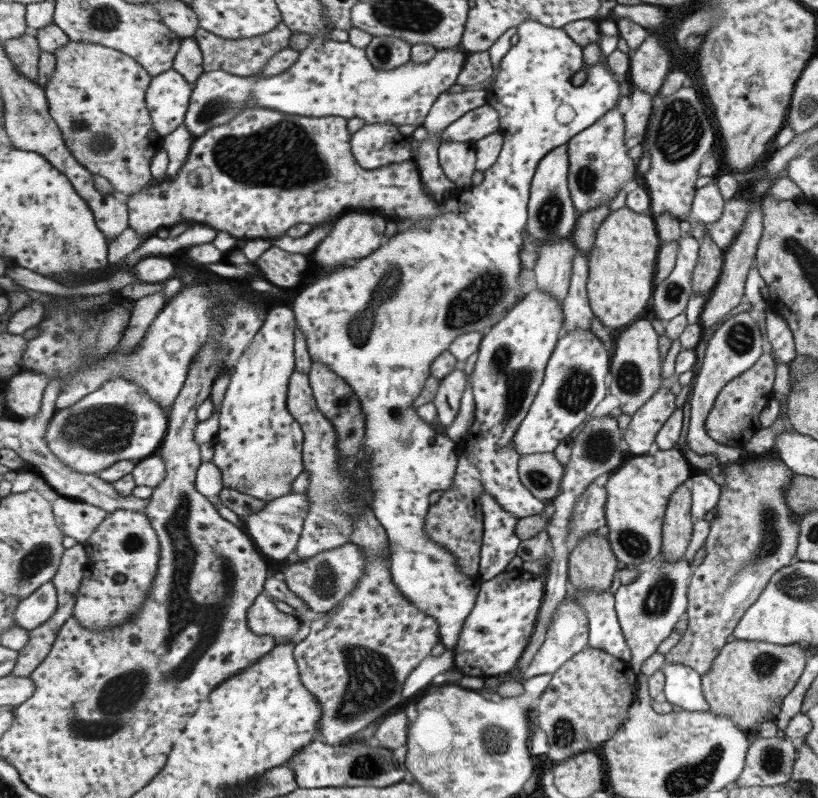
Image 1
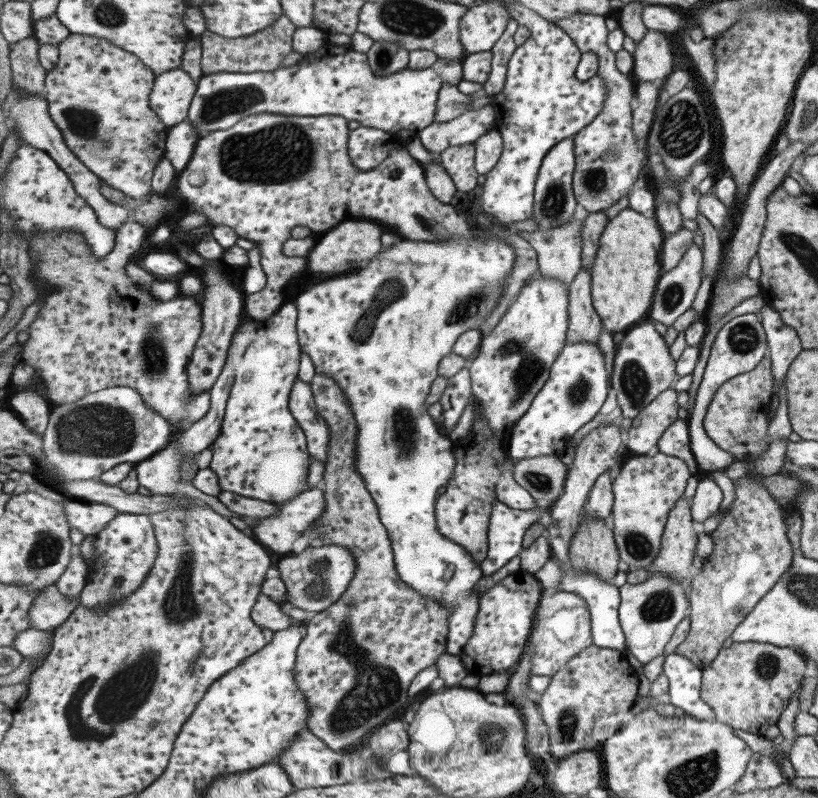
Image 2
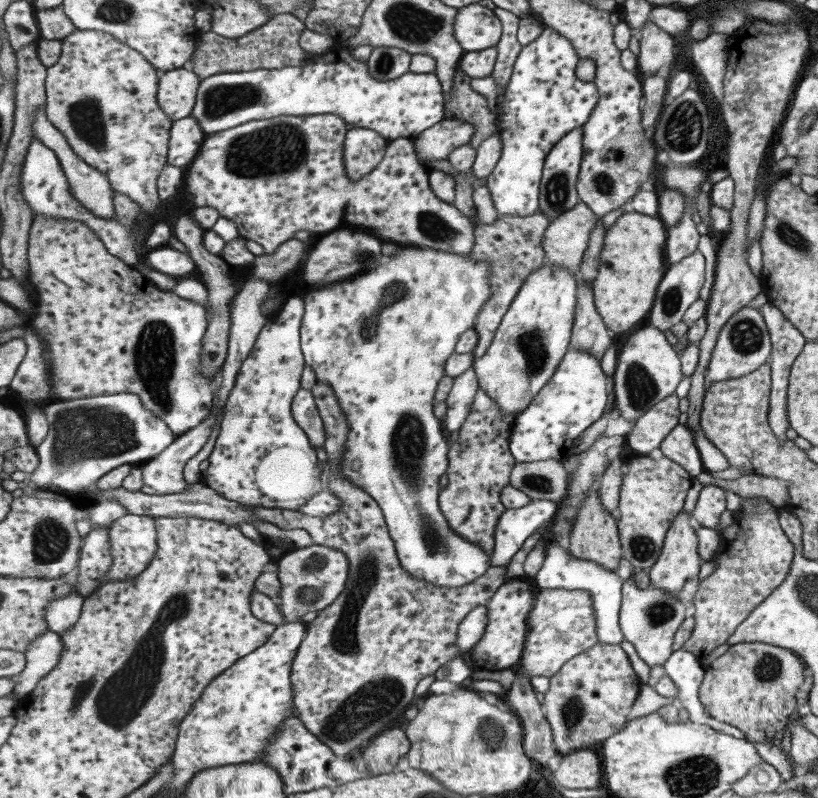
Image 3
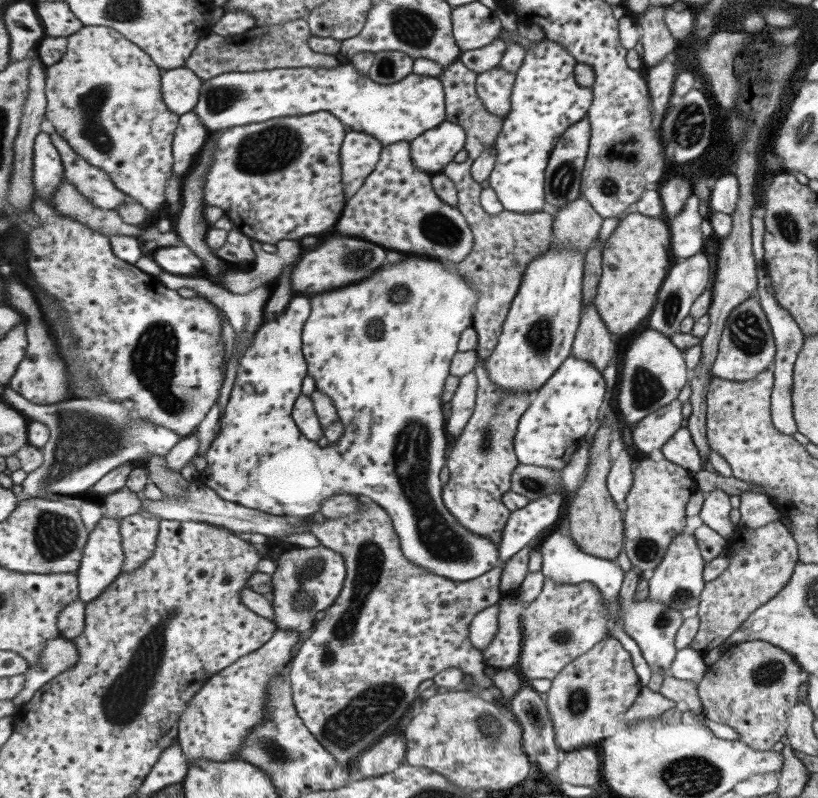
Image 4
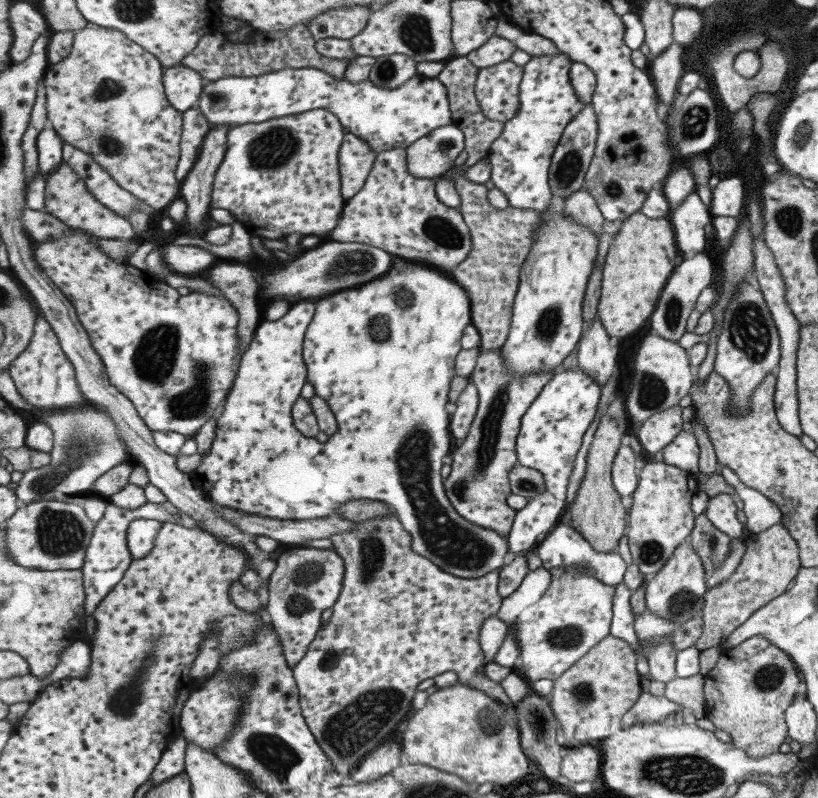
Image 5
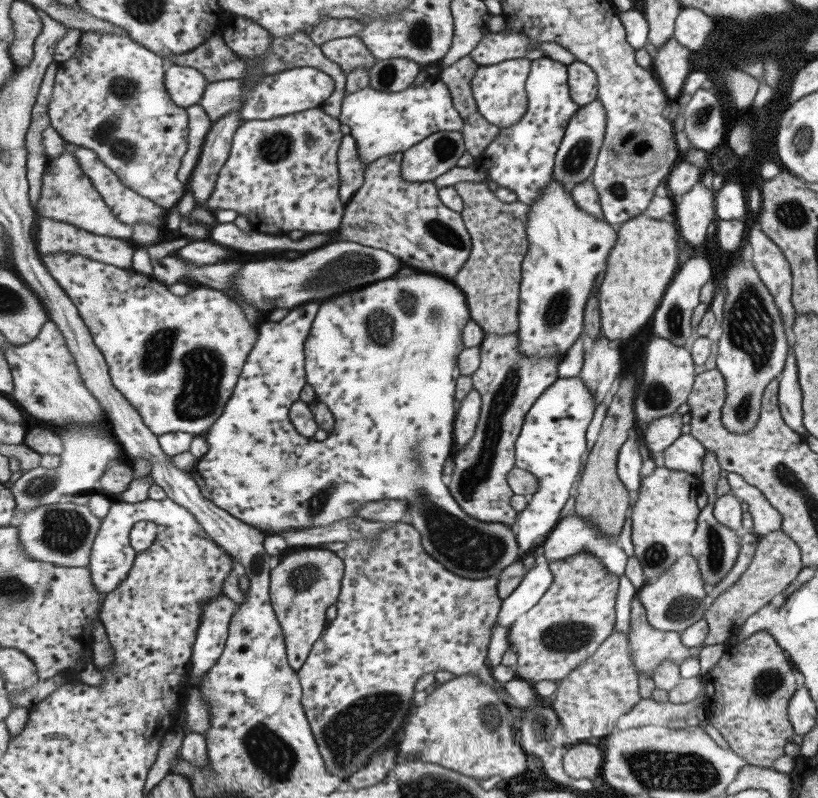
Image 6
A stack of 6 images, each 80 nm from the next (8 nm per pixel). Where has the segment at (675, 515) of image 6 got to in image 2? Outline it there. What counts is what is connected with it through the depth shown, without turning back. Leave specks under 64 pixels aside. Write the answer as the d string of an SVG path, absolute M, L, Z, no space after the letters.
M657 453L655 456L639 455L637 458L628 460L621 466L620 474L613 482L616 504L614 504L614 530L616 541L620 548L620 558L627 563L631 569L648 569L659 557L664 540L664 532L670 512L683 494L683 488L687 484L689 471L687 465L679 458L664 453Z

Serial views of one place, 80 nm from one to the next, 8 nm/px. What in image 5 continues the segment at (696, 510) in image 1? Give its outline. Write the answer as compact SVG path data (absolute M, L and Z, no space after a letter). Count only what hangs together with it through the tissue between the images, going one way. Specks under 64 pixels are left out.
M722 493L709 497L703 512L718 531L734 539L745 531L744 524L735 517L735 510L734 496Z

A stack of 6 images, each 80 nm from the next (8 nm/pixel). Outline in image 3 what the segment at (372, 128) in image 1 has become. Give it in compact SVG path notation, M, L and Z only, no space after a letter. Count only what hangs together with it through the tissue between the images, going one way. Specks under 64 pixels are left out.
M354 127L344 144L348 174L352 180L361 180L372 173L384 160L390 145L376 130Z

